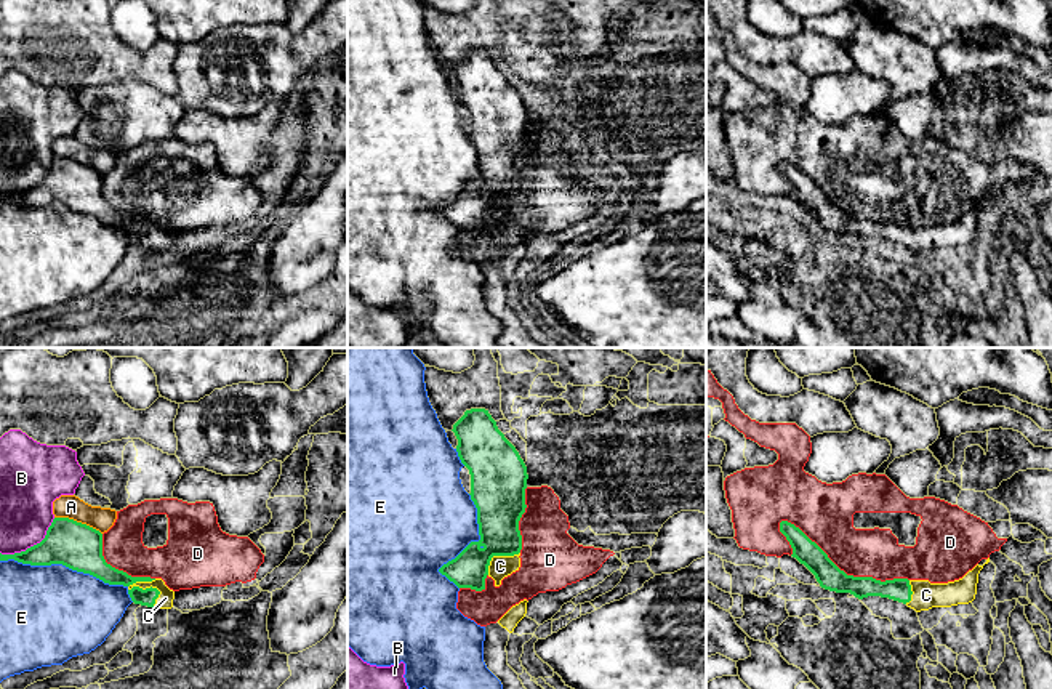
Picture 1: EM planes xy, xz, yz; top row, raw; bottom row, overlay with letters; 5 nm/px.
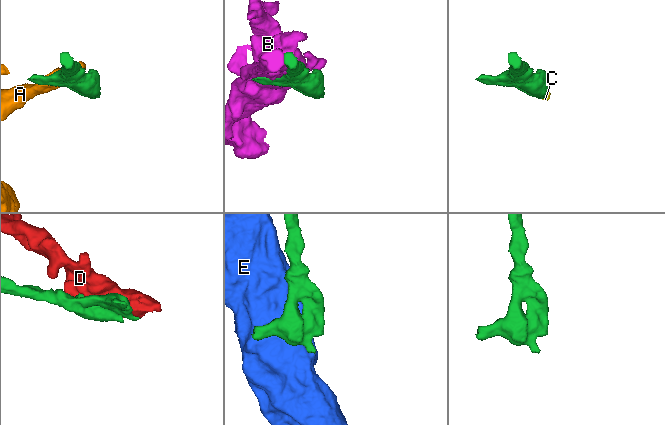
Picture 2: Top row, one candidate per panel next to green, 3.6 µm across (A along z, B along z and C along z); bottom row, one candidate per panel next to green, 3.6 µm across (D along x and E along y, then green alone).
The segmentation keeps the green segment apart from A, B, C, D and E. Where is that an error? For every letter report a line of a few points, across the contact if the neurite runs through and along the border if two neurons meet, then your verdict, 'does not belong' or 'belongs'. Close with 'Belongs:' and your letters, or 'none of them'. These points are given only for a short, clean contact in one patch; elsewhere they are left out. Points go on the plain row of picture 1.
A: does not belong
B: does not belong
C: belongs
D: does not belong
E: does not belong
Belongs: C

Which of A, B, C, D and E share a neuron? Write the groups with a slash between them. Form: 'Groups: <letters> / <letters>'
Groups: A / B / C / D / E

